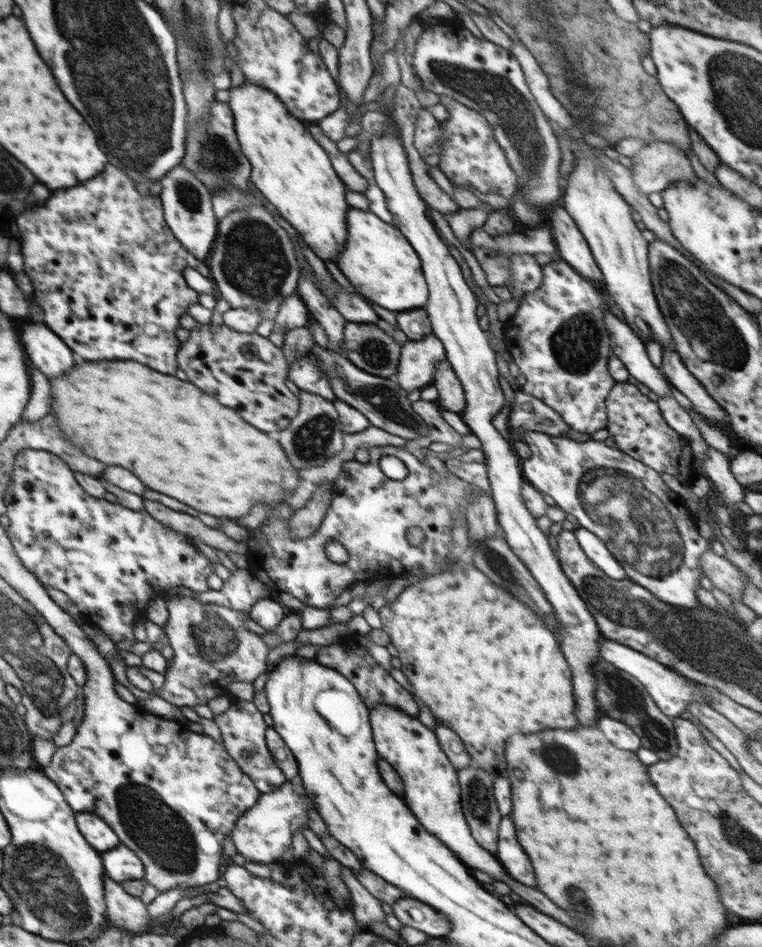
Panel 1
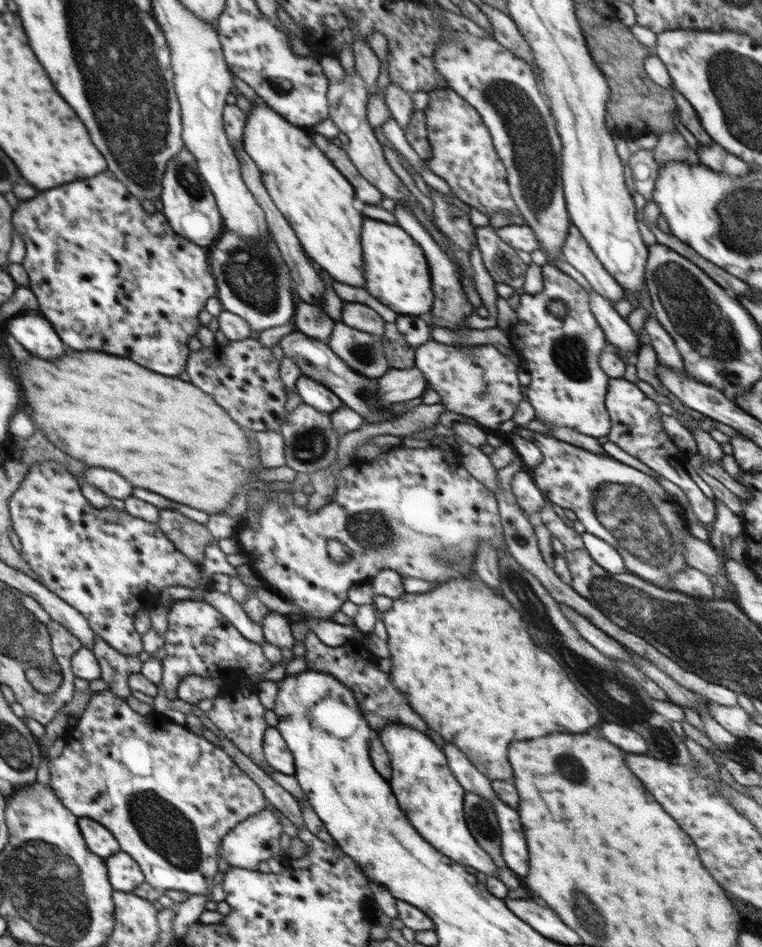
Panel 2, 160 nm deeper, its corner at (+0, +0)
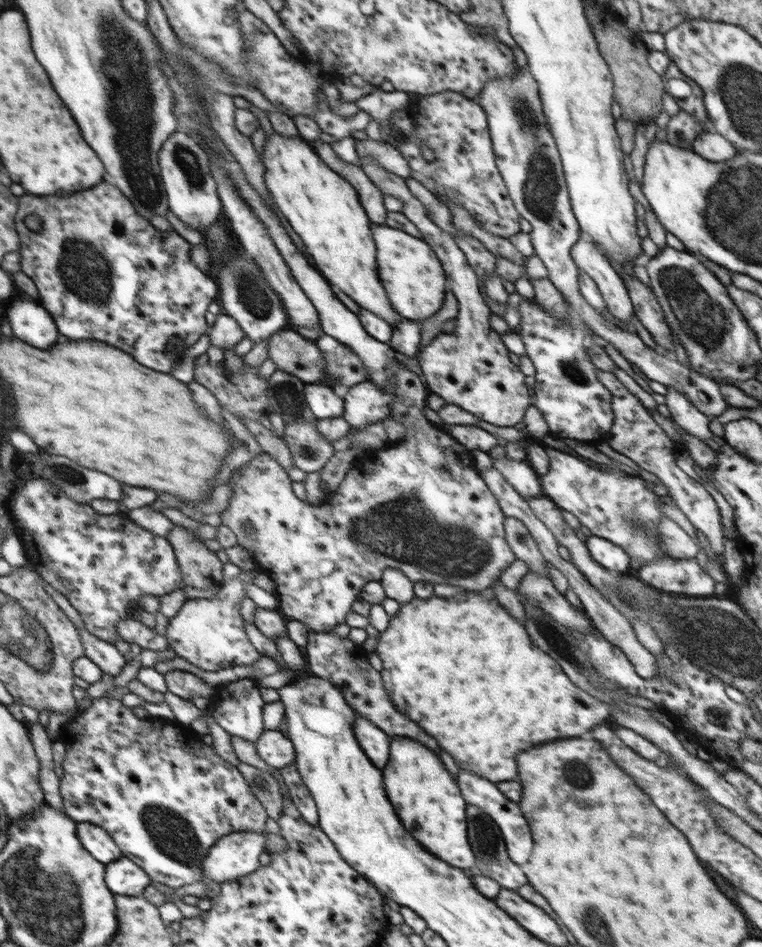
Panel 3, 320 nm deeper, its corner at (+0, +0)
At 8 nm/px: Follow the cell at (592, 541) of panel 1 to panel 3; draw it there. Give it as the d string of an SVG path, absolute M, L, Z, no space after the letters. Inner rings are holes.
M592 535L587 538L585 545L591 557L604 568L616 574L628 574L631 571L630 557L623 548L604 538Z

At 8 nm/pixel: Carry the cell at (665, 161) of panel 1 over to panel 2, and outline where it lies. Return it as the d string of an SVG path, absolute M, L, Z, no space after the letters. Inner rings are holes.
M678 129L661 134L658 140L654 148L654 158L659 166L668 161L700 163L697 152L688 145Z

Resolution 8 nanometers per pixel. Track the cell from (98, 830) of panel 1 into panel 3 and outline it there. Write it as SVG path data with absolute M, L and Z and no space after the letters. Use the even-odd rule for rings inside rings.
M79 822L77 826L78 837L82 845L100 862L105 865L118 861L122 856L119 845L115 842L114 836L101 826L91 822Z

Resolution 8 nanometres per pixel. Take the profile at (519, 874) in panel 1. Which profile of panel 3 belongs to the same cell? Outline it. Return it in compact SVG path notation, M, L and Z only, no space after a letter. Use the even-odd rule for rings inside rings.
M460 770L457 783L459 784L462 798L467 804L481 808L502 828L510 858L512 858L516 864L524 864L524 862L530 858L530 854L532 854L532 834L530 834L530 828L528 828L528 824L526 824L526 820L524 820L524 816L522 816L518 804L516 804L516 802L510 802L510 799L506 798L506 796L497 789L497 786L494 786L493 782L484 780L484 778L476 776L476 774L470 774L470 772Z

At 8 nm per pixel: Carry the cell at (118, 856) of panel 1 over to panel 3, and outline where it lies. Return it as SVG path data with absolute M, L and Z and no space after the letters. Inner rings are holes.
M121 856L118 861L106 865L106 883L112 894L141 896L150 885L151 877L132 859Z

